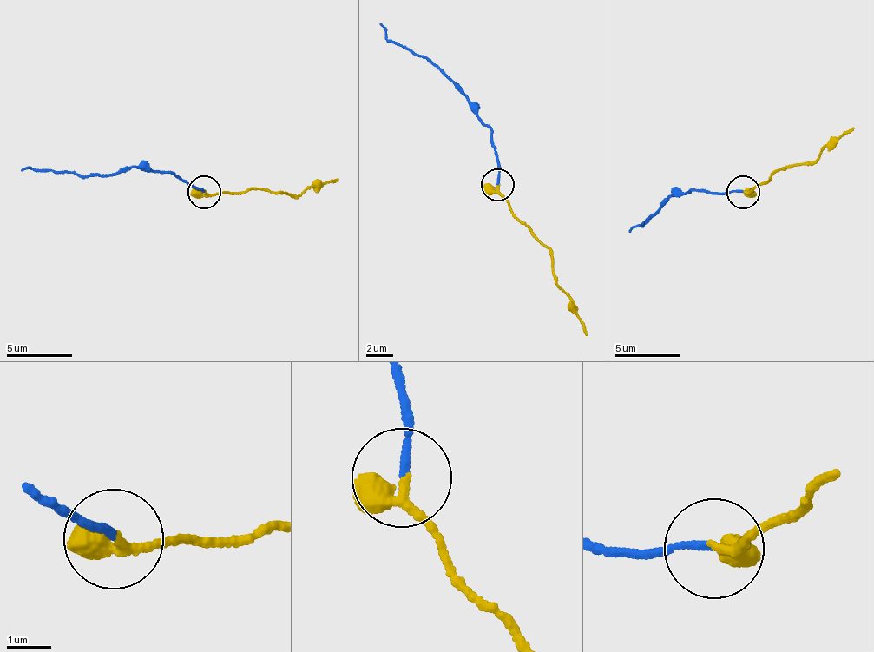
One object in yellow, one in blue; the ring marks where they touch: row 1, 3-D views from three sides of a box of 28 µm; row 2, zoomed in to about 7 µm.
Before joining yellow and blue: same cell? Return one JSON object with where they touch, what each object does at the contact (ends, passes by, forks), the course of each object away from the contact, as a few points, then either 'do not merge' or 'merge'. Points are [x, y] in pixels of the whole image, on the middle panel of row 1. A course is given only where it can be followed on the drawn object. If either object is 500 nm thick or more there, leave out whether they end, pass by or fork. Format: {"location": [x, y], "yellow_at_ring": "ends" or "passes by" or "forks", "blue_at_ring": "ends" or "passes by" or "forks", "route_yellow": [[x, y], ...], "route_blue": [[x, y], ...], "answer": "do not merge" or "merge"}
{"location": [497, 184], "yellow_at_ring": "passes by", "blue_at_ring": "ends", "route_yellow": [[498, 184], [509, 209], [550, 253], [554, 284], [571, 299], [571, 312], [588, 335]], "route_blue": [[498, 184], [498, 154], [476, 107], [423, 57], [387, 36], [378, 23]], "answer": "merge"}

